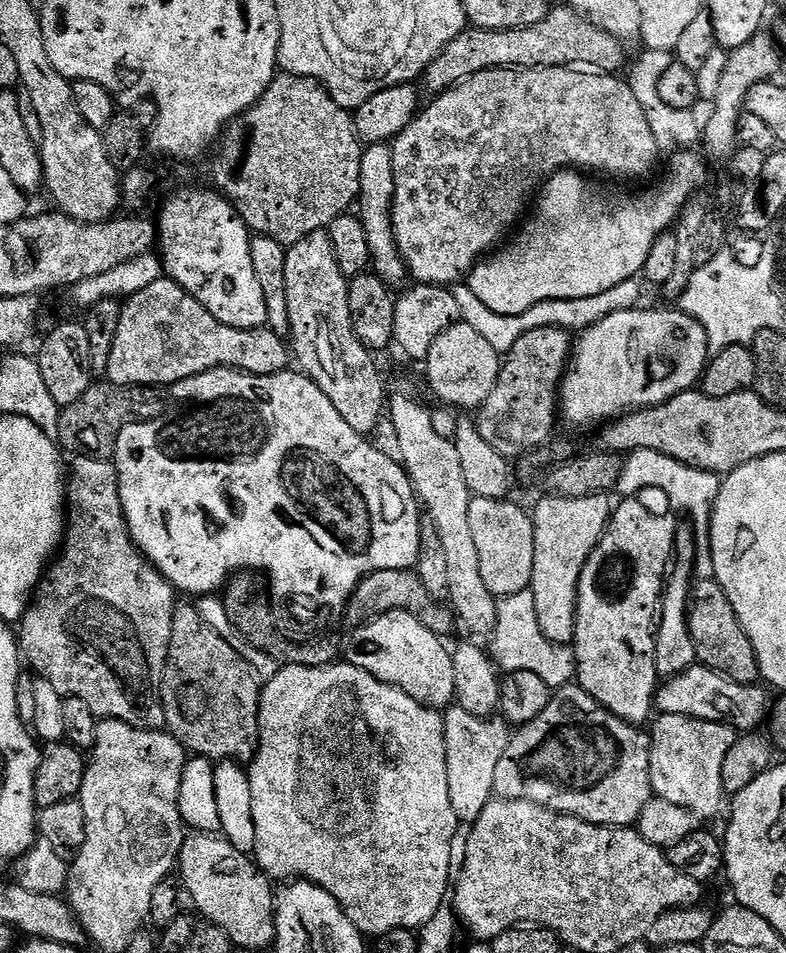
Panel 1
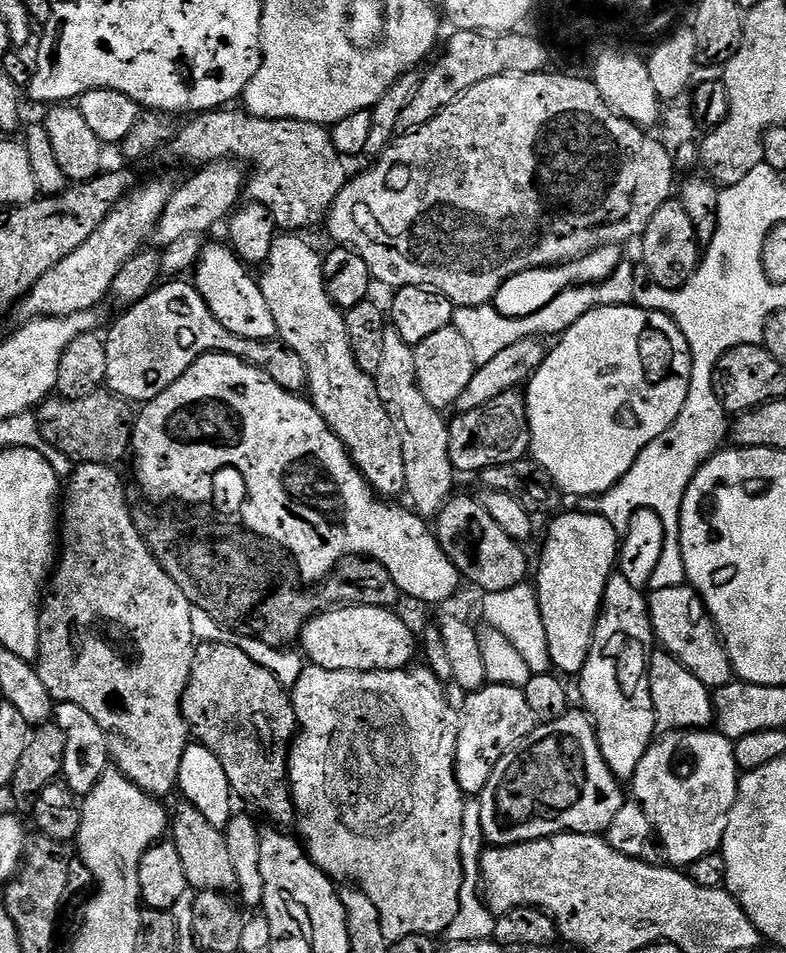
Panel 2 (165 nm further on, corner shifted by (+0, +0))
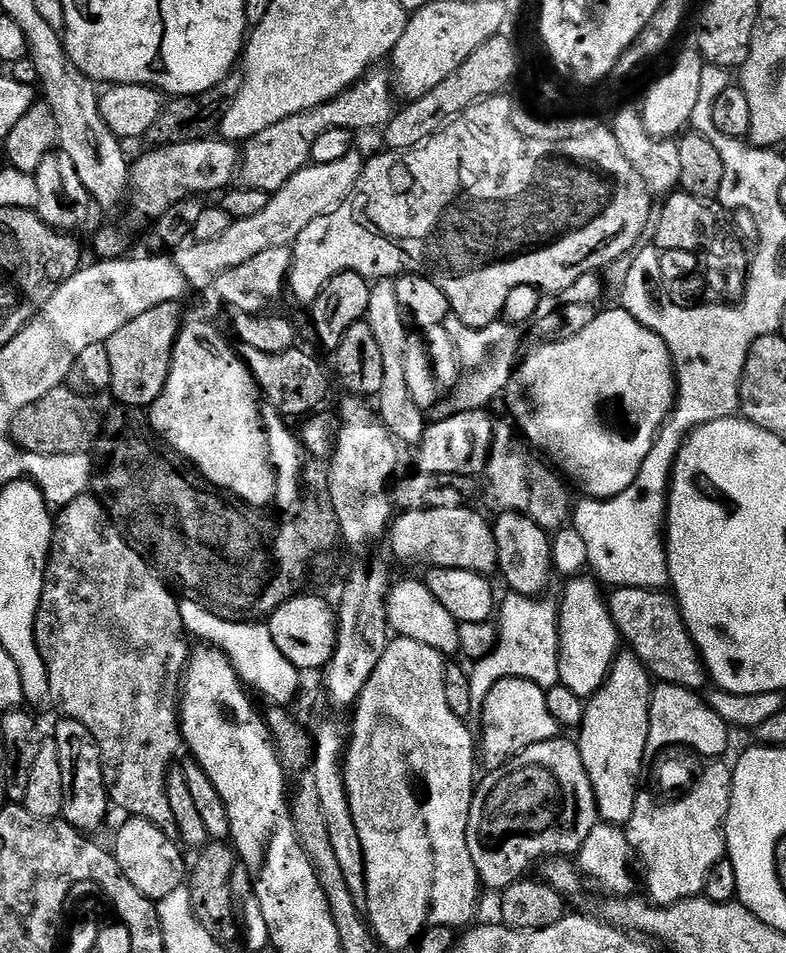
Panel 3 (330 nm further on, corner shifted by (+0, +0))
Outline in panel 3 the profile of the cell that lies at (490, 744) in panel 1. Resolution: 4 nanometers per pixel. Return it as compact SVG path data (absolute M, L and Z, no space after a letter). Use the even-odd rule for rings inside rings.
M506 678L486 694L486 702L482 709L484 715L484 729L478 732L478 752L482 757L482 764L488 772L497 772L500 768L507 768L508 763L518 754L522 754L530 746L538 742L555 740L561 735L562 729L558 722L554 722L554 714L546 706L546 691L534 682L522 678Z

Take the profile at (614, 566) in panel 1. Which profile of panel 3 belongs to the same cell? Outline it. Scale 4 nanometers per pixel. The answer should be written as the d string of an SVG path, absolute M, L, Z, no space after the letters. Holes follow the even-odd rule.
M624 650L613 662L608 681L587 701L584 709L584 720L578 729L578 747L582 754L582 766L586 766L586 774L592 783L596 810L603 823L626 826L632 820L636 797L642 788L640 771L646 754L646 742L650 738L650 702L653 687L653 677L644 663L630 650Z

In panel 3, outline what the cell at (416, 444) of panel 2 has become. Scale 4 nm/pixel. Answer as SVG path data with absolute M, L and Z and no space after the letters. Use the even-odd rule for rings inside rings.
M395 279L377 280L372 284L366 319L370 330L374 330L374 339L378 341L382 353L382 390L378 397L380 423L387 426L388 431L401 445L419 445L426 427L426 419L424 420L426 412L413 402L410 398L410 390L406 387L406 342L410 335L410 328L404 319L402 309L398 307Z

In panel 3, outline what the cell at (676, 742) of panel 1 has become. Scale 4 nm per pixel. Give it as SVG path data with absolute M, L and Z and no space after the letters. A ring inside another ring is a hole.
M724 762L709 763L701 771L696 782L684 792L682 802L675 804L675 806L670 806L667 802L650 806L640 795L636 797L636 809L632 815L632 820L626 825L626 831L635 855L639 859L640 856L644 859L644 868L648 871L647 899L657 906L677 904L683 900L689 900L692 896L701 895L710 870L714 870L714 866L720 860L725 859L724 819L728 817L730 810L732 768L720 763Z

